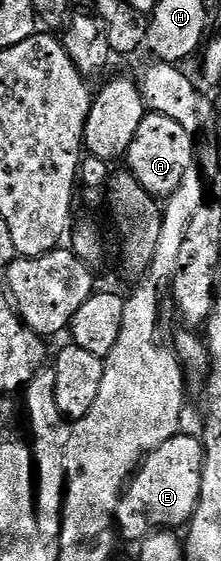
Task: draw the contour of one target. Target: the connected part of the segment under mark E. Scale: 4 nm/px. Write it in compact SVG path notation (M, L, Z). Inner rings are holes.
M182 432L149 451L121 494L115 515L118 535L137 544L148 534L158 533L159 528L184 527L189 523L199 504L204 459L205 445L196 433Z

